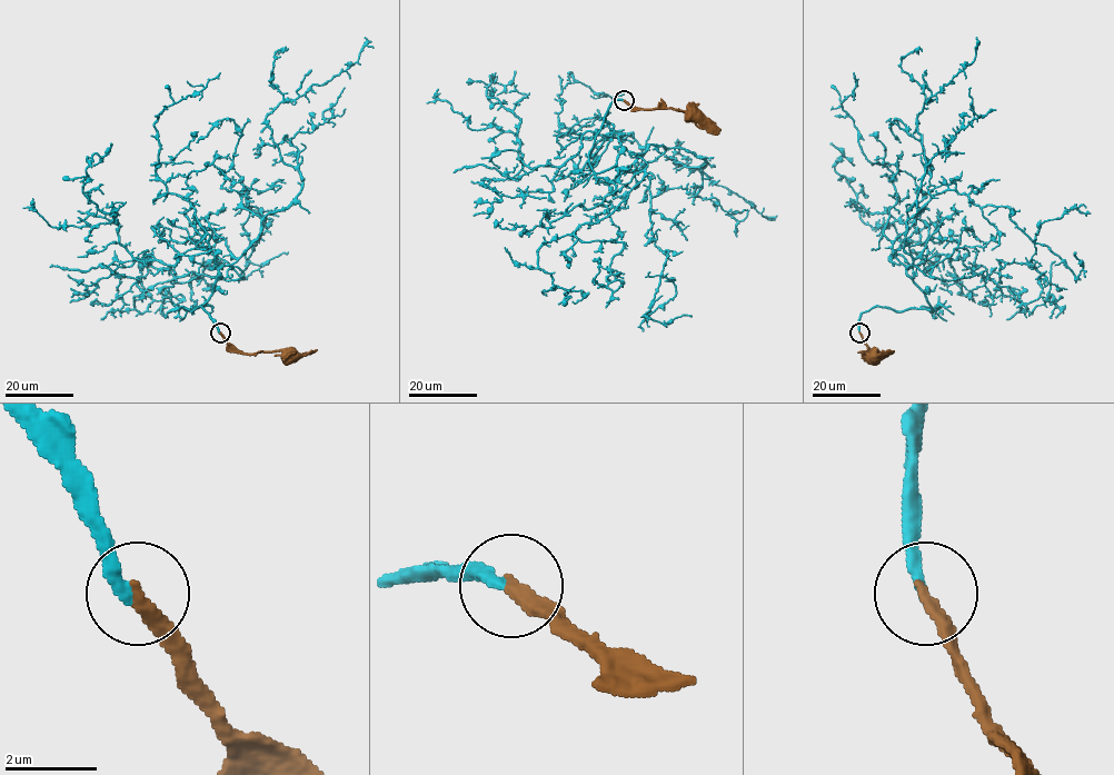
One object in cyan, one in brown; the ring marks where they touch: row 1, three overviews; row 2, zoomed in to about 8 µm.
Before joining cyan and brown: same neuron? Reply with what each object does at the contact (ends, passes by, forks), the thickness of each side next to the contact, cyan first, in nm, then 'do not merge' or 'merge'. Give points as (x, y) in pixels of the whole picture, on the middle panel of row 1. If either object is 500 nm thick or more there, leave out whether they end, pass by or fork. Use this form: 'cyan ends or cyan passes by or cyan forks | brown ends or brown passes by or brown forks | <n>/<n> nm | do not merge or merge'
cyan ends | brown ends | 280/320 nm | merge

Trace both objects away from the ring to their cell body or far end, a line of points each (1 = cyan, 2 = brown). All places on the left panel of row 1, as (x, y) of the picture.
1: (220, 333), (201, 307), (185, 308), (200, 306), (219, 269), (302, 184), (265, 118), (374, 48)
2: (220, 333), (228, 344), (244, 353), (281, 351), (287, 355)

